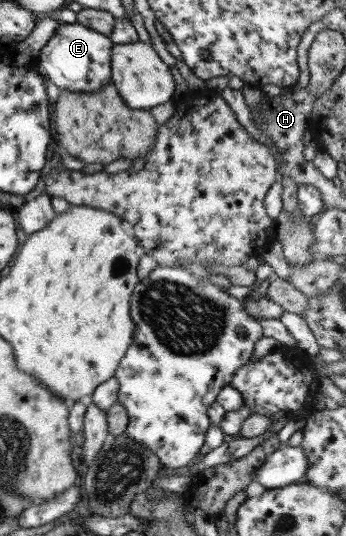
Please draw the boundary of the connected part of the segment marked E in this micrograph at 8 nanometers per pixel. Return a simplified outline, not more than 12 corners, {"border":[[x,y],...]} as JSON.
{"border":[[61,23],[34,62],[60,91],[111,83],[106,35]]}

